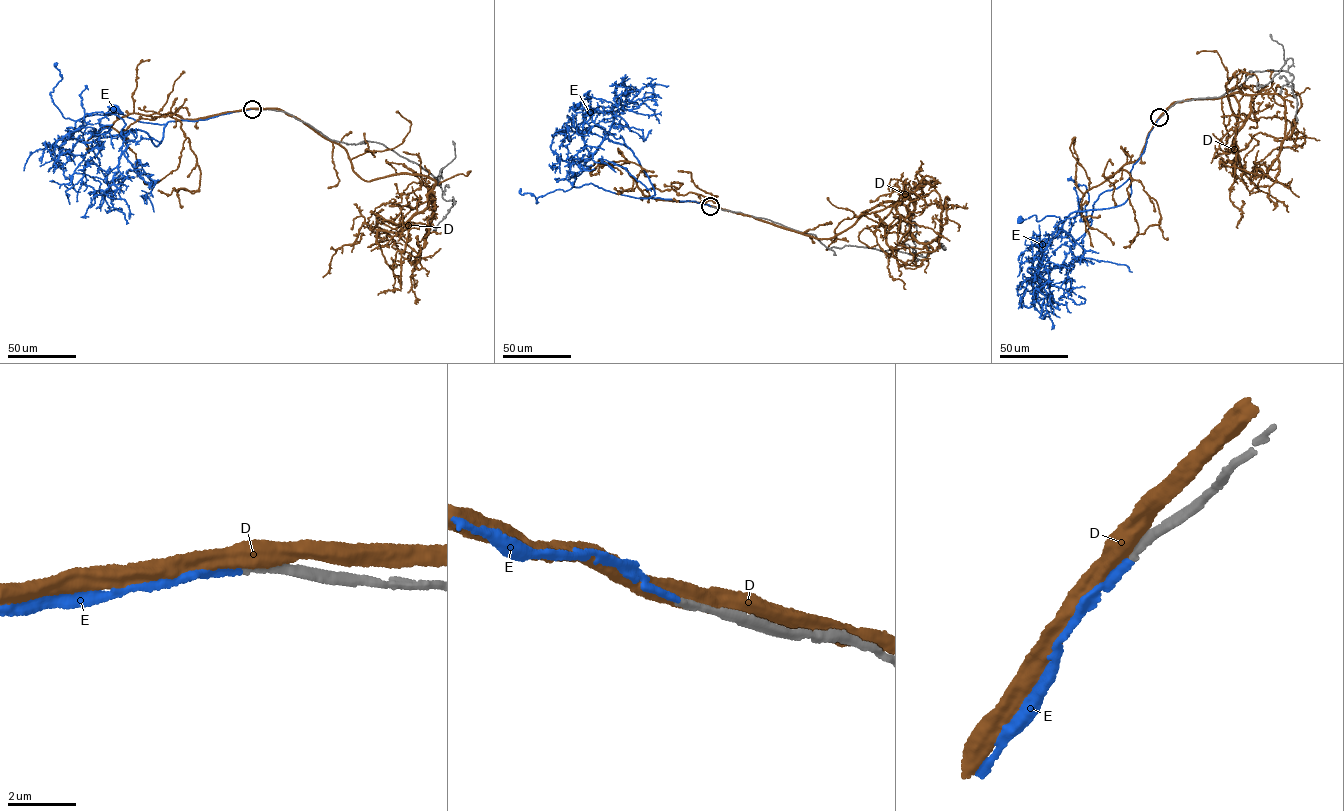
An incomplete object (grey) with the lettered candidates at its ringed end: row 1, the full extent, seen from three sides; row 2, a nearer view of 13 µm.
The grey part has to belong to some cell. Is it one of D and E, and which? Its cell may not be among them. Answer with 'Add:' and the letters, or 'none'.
Add: E

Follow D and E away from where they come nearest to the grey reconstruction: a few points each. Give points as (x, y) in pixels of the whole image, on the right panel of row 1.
D: (1160, 117), (1232, 95), (1237, 118), (1237, 91), (1284, 99), (1263, 175), (1244, 169), (1249, 134)
E: (1160, 117), (1130, 171), (1126, 201), (1073, 212), (1062, 227), (1053, 215), (1020, 219)

